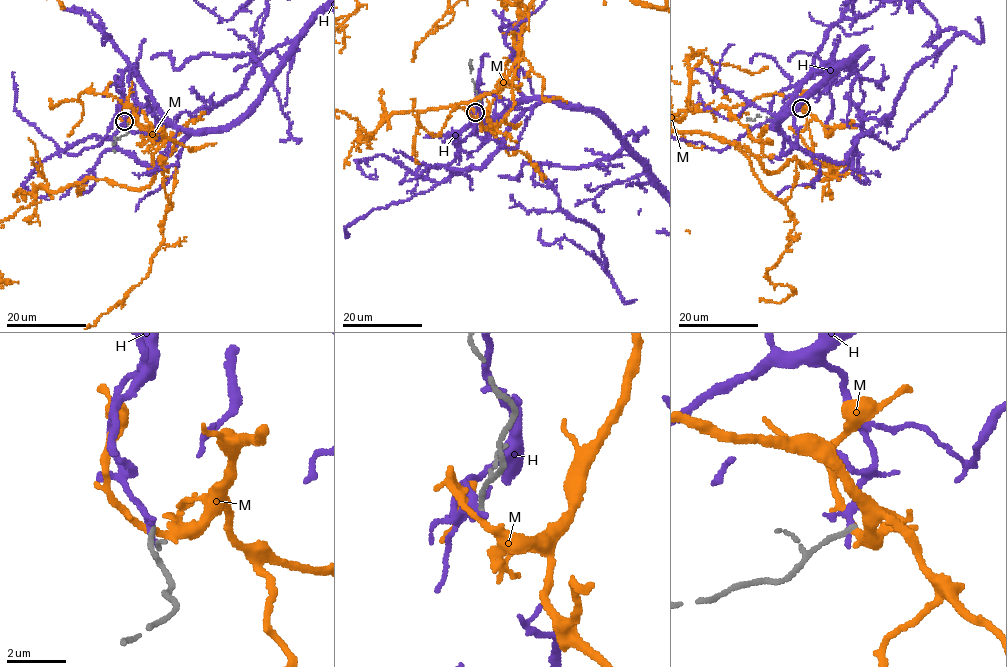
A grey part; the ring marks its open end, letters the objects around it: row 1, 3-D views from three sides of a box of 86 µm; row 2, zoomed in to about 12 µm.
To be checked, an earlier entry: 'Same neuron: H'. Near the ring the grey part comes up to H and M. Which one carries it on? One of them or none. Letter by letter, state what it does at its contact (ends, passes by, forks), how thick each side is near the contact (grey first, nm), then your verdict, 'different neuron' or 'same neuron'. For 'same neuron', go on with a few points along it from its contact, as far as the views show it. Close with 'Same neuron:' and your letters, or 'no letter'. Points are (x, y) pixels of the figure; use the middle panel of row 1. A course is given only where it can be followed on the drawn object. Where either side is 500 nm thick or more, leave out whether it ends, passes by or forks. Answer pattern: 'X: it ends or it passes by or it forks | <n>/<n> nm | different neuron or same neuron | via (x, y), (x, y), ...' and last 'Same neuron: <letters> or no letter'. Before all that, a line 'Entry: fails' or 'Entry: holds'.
Entry: fails
H: it ends | 180/280 nm | different neuron
M: it passes by | 180/220 nm | different neuron
Same neuron: no letter

